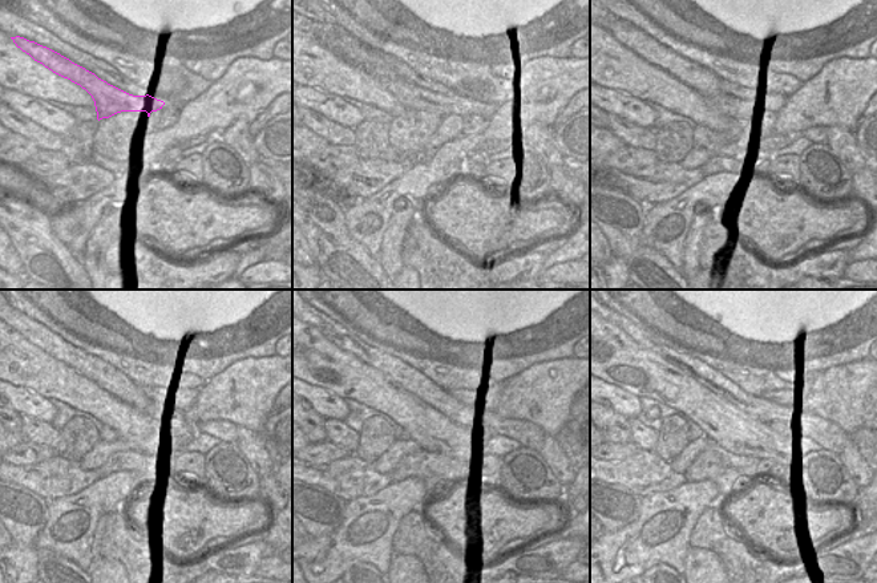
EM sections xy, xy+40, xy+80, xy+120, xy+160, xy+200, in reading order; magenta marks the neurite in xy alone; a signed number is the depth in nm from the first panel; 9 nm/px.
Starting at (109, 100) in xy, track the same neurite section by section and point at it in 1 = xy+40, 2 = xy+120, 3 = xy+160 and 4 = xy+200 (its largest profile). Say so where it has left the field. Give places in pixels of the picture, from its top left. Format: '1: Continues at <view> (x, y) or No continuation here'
1: Continues at xy+40 (413, 98)
2: Continues at xy+120 (185, 403)
3: Continues at xy+160 (485, 397)
4: Continues at xy+200 (788, 397)

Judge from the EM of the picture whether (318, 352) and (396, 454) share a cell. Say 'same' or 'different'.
different

